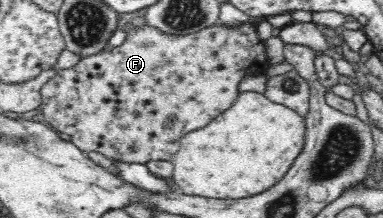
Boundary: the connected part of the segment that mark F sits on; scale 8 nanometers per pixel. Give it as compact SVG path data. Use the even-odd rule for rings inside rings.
M247 18L245 23L236 25L235 27L217 23L212 27L202 29L202 31L190 33L190 35L176 36L166 35L153 27L146 27L137 22L131 24L127 27L126 41L122 45L113 47L110 51L104 50L102 53L80 58L72 68L57 71L57 74L42 86L42 103L40 109L43 117L57 131L68 135L70 137L69 142L79 147L86 154L98 152L126 163L147 164L154 160L169 161L178 151L179 141L182 137L187 133L196 131L196 129L206 127L210 121L218 117L221 113L224 113L234 103L234 100L240 93L238 84L244 76L257 75L269 66L263 41L256 34L255 28L256 24L253 22L253 19Z

